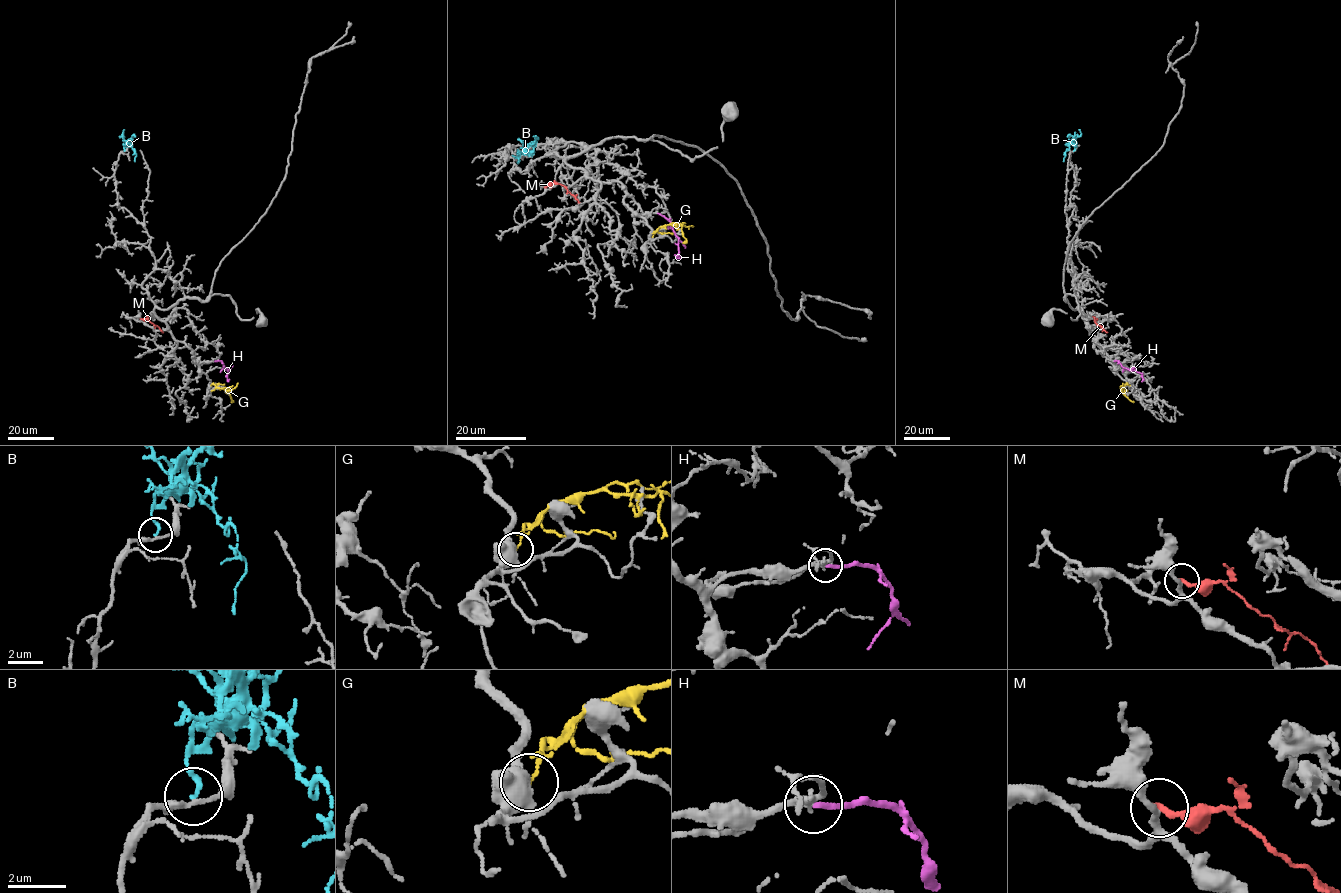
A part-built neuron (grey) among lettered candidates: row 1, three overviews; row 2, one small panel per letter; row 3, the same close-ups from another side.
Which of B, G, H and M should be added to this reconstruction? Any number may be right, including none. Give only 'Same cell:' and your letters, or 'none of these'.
Same cell: H

